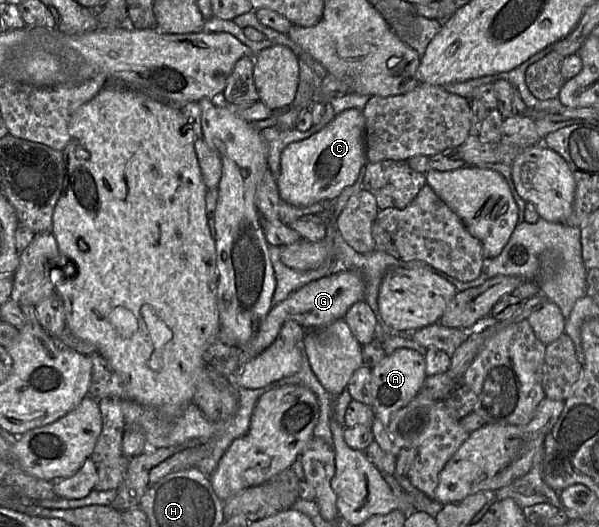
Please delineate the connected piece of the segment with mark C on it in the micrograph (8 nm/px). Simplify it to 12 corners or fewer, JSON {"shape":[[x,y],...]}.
{"shape":[[363,111],[282,151],[281,200],[338,197],[367,164]]}

